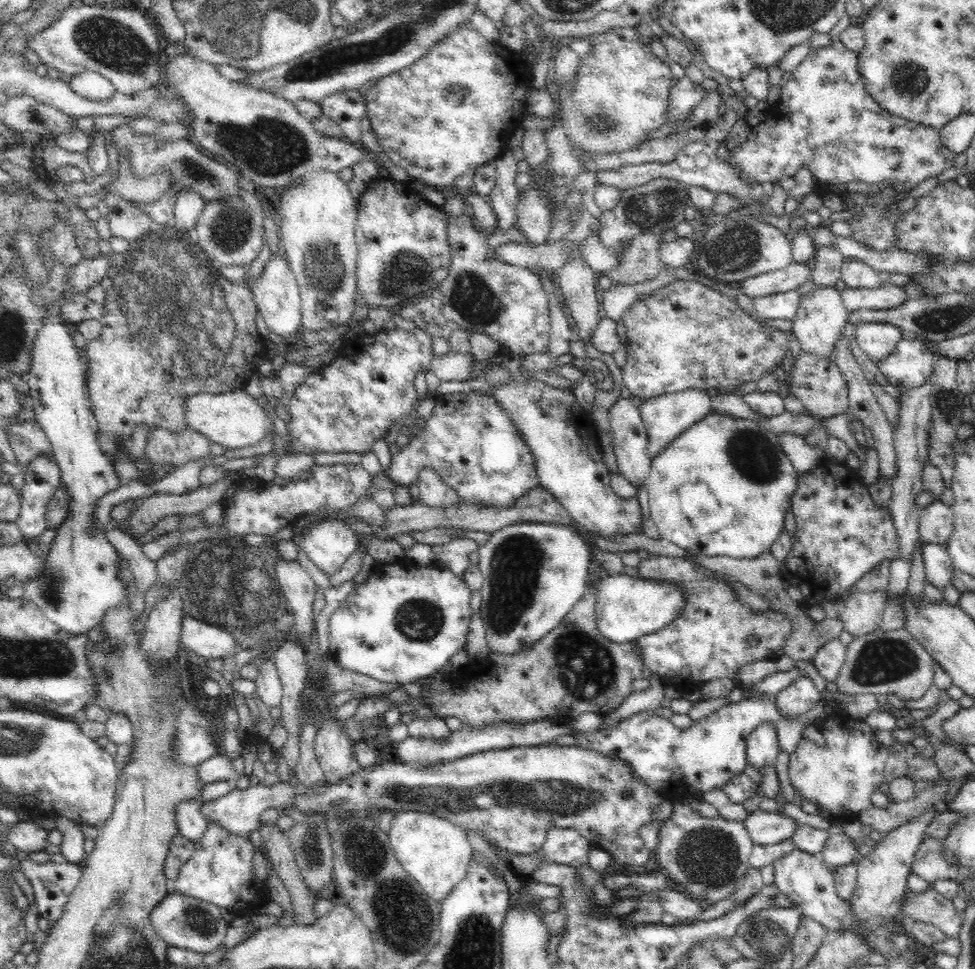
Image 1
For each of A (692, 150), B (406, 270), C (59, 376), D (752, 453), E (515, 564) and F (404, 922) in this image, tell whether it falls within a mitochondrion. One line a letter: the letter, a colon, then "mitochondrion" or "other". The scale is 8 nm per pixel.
A: other
B: mitochondrion
C: other
D: mitochondrion
E: mitochondrion
F: mitochondrion

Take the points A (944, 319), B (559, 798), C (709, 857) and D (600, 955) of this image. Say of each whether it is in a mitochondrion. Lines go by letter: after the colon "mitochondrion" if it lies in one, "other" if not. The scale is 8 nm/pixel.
A: mitochondrion
B: mitochondrion
C: mitochondrion
D: mitochondrion

